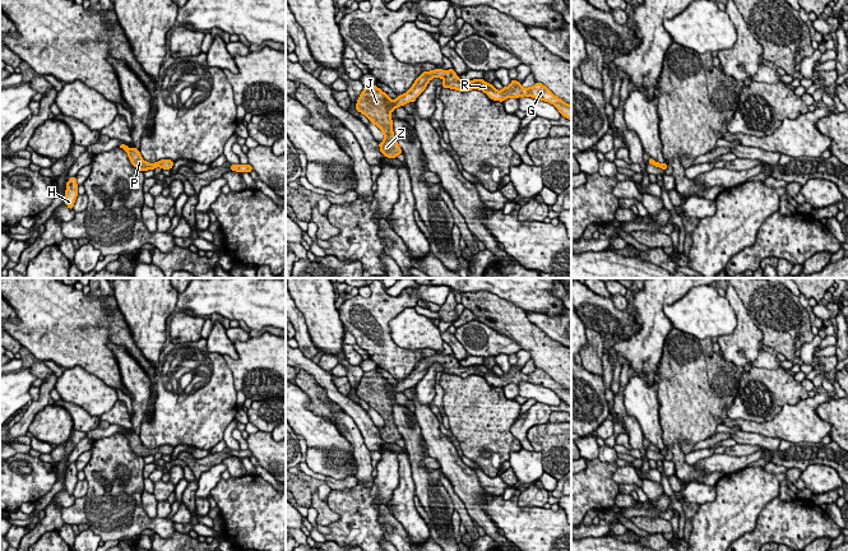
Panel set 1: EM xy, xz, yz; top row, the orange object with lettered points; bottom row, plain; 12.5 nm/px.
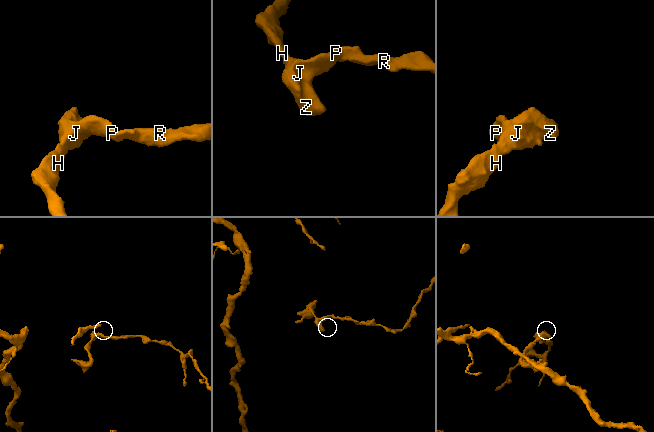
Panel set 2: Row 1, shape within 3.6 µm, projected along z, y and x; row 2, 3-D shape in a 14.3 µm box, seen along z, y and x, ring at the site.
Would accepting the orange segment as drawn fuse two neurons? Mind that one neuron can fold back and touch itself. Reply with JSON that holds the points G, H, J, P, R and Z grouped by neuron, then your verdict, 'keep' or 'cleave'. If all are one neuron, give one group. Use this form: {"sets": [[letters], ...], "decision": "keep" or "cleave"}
{"sets": [["G", "H", "J", "P", "R", "Z"]], "decision": "keep"}

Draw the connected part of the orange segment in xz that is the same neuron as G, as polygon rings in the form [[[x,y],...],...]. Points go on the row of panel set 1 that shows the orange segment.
[[[435,69],[423,71],[413,83],[413,85],[402,96],[397,96],[393,101],[385,92],[375,84],[363,87],[360,94],[356,110],[365,115],[370,122],[375,124],[384,134],[384,140],[379,143],[380,152],[388,158],[395,158],[402,154],[402,149],[393,133],[391,111],[406,103],[414,102],[416,98],[426,89],[428,82],[435,77],[444,80],[442,88],[450,88],[460,92],[471,89],[479,89],[485,92],[493,101],[505,101],[506,98],[519,98],[523,96],[542,99],[553,105],[566,119],[571,120],[571,105],[565,103],[561,98],[556,97],[546,85],[536,82],[533,87],[523,88],[522,83],[511,79],[509,87],[497,91],[492,84],[483,79],[473,79],[463,82],[455,74],[454,69],[442,70]]]

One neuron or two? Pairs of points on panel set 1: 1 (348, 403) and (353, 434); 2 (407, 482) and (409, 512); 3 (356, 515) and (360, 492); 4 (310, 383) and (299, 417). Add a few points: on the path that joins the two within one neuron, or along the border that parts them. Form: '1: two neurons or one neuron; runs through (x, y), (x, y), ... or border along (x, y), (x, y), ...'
1: two neurons; border along (342, 410), (355, 422), (365, 444)
2: one neuron; runs through (407, 490), (407, 504)
3: one neuron; runs through (356, 510), (358, 498)
4: two neurons; border along (299, 387), (310, 399), (307, 407), (325, 417)

